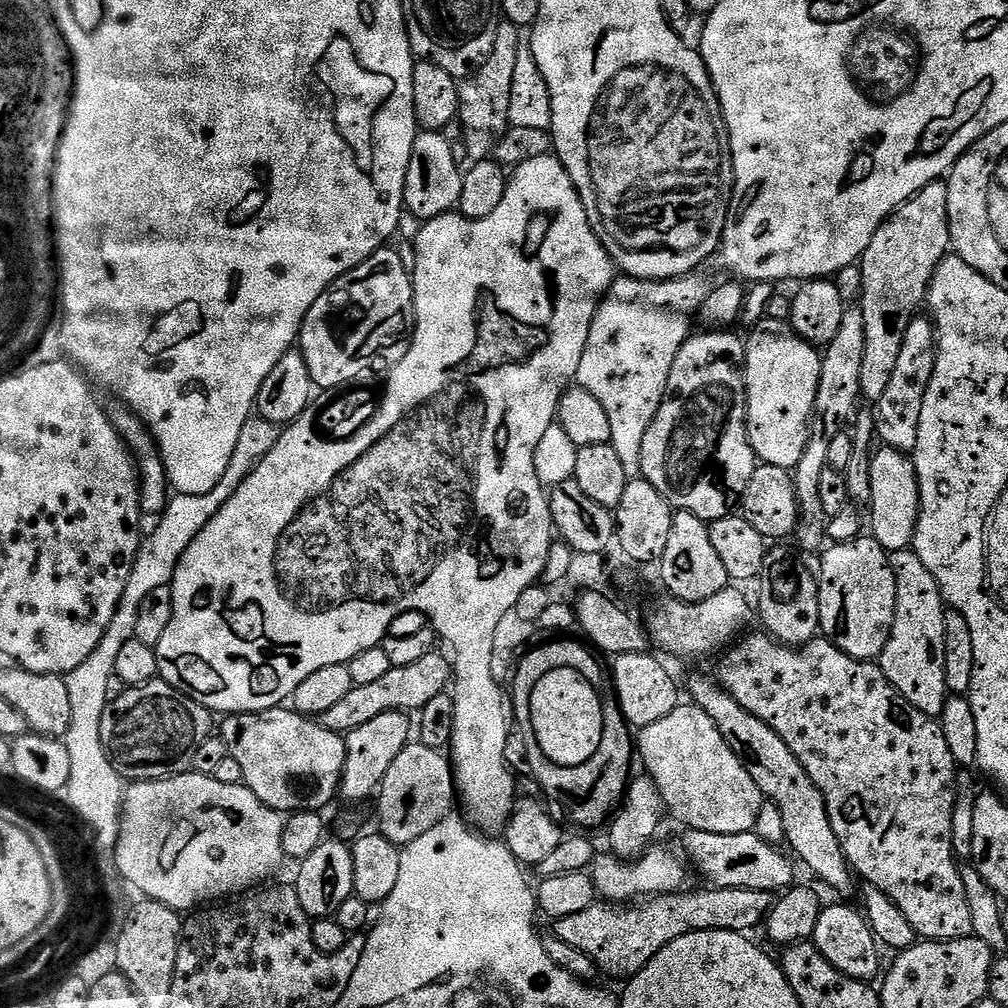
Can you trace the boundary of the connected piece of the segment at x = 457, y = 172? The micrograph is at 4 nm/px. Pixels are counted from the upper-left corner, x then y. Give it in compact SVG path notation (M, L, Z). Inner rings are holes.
M417 131L414 150L410 154L404 187L404 207L421 222L451 213L460 203L464 177L462 168L456 165L452 144L446 137L447 135L438 132Z

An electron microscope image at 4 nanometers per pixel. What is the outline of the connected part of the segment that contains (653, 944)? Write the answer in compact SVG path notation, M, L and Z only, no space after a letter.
M715 886L705 889L705 892L681 890L667 896L628 902L623 906L616 902L594 902L586 910L578 910L578 914L555 921L554 935L566 946L582 950L582 954L594 962L597 973L604 975L605 972L619 982L627 982L649 964L658 950L674 942L674 938L702 930L751 933L751 928L765 923L774 903L773 893L770 892Z

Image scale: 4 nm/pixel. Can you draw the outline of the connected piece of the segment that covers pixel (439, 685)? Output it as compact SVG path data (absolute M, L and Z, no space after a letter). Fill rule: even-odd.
M439 651L427 652L418 662L410 662L410 666L398 666L392 668L378 682L367 686L353 686L350 694L345 694L331 710L326 710L318 718L318 722L326 730L347 734L358 730L358 726L366 726L366 722L374 722L378 714L387 712L403 712L405 714L419 713L426 702L438 698L449 687L448 668L450 672L450 660L447 655L439 656Z

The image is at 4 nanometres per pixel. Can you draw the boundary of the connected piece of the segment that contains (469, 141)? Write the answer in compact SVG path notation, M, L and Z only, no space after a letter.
M507 22L497 23L490 56L473 76L469 76L459 85L458 125L460 124L461 130L464 131L464 152L469 156L469 161L479 162L489 159L510 127L508 122L510 90L517 61L519 36L517 25Z

